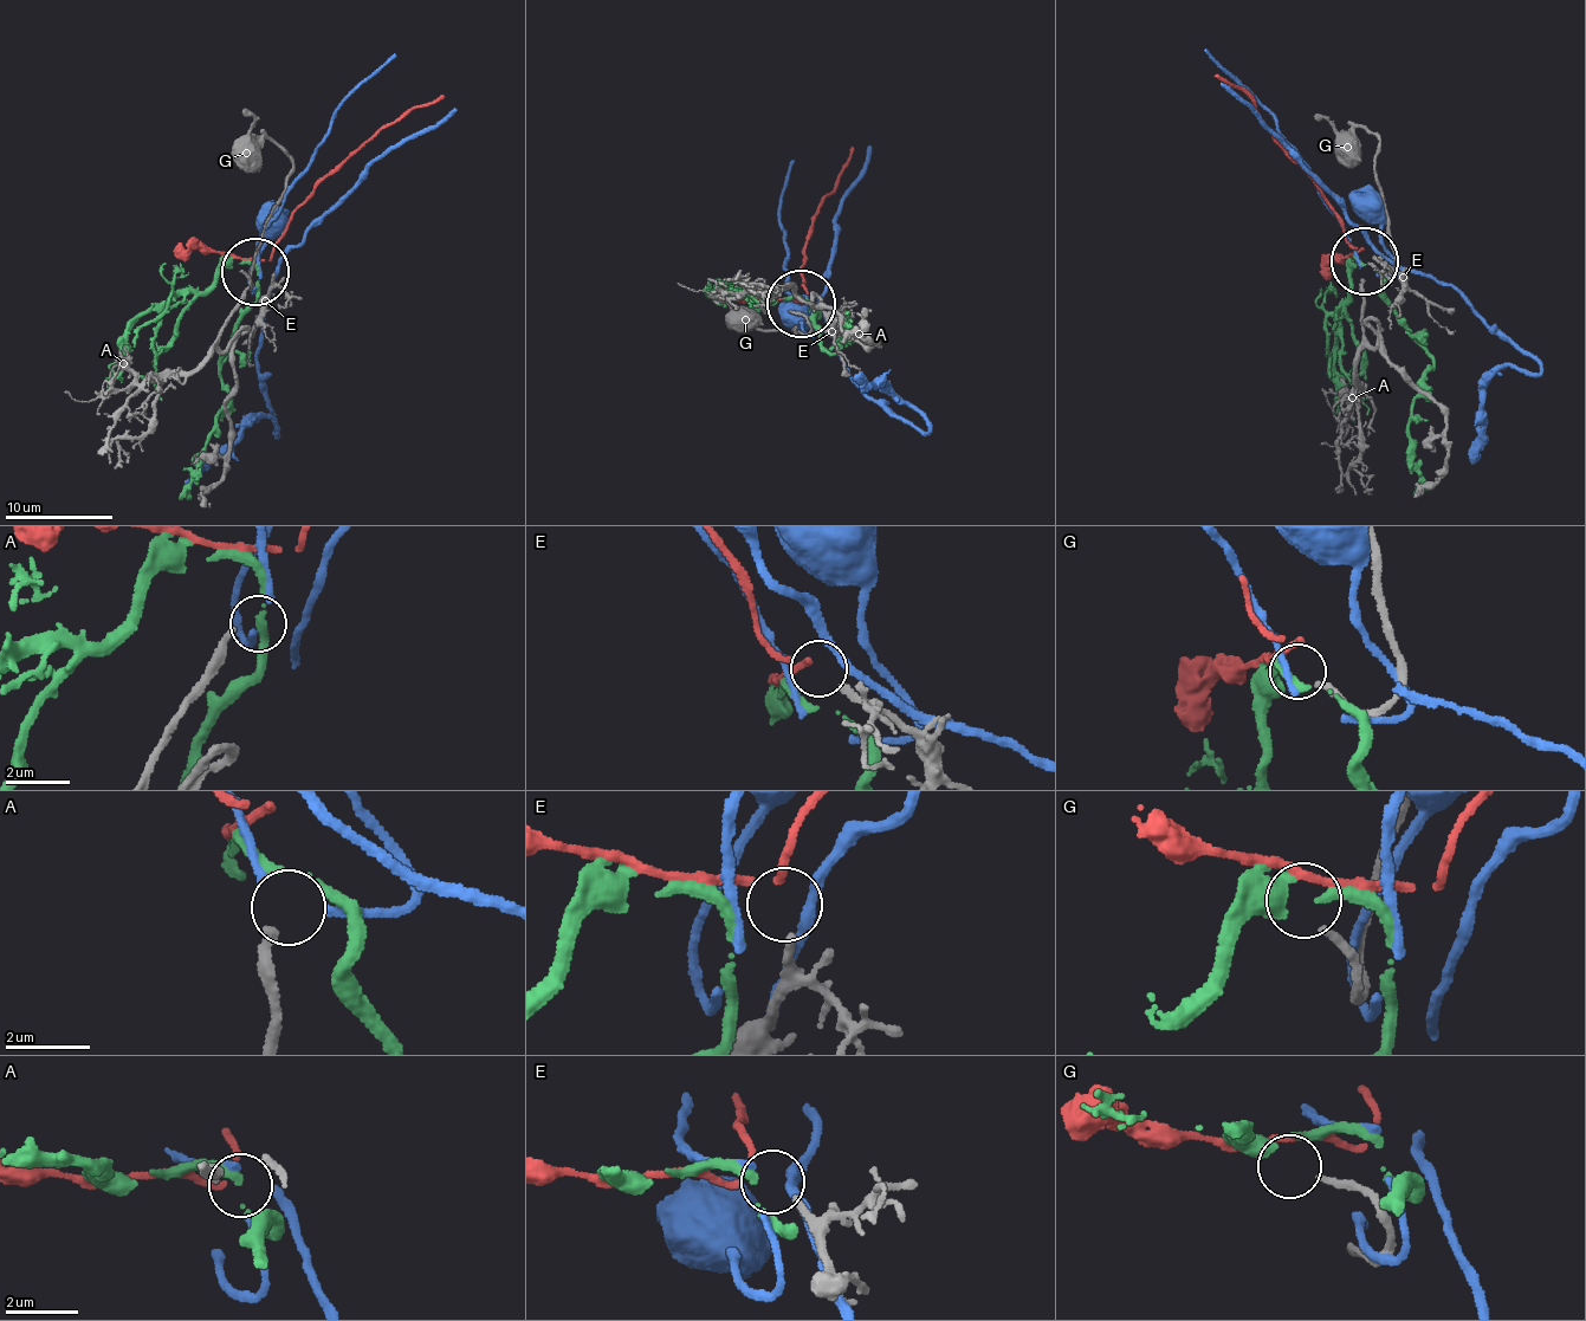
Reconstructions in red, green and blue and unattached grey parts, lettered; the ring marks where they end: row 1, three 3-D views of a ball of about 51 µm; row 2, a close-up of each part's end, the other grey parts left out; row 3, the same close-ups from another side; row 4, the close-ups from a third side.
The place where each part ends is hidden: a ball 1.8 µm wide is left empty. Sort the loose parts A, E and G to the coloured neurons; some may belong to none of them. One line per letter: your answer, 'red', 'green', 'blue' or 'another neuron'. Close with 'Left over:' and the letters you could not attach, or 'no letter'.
A: another neuron
E: another neuron
G: green
Left over: A, E

